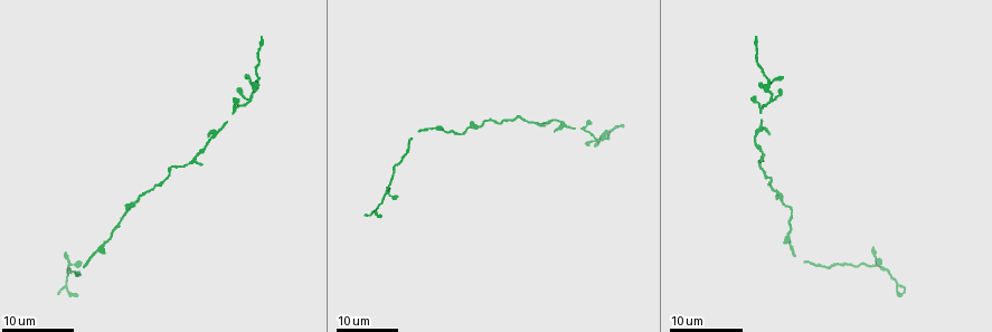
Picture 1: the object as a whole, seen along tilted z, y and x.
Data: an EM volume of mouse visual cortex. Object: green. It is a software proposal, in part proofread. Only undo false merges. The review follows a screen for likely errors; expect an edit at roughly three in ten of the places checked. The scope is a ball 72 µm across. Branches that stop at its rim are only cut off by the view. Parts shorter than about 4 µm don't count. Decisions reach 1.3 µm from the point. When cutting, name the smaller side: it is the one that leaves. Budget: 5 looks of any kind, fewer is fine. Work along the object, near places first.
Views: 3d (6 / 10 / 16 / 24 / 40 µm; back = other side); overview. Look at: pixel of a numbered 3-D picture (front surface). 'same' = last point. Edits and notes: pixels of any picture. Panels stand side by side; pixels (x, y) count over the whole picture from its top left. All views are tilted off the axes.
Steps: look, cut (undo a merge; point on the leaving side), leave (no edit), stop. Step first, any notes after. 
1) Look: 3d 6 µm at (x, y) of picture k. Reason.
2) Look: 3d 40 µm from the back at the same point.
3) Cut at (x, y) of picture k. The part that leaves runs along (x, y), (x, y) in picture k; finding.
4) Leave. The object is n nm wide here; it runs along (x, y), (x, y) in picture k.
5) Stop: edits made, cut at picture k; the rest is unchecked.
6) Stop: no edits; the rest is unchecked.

Look: 3d 16 µm at (538, 126) of picture 1. Two arms in line, one across.

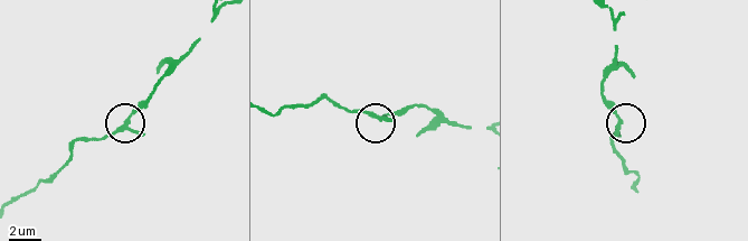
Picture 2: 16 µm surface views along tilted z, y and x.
Look: 3d 6 µm at (375, 116) of picture 2.

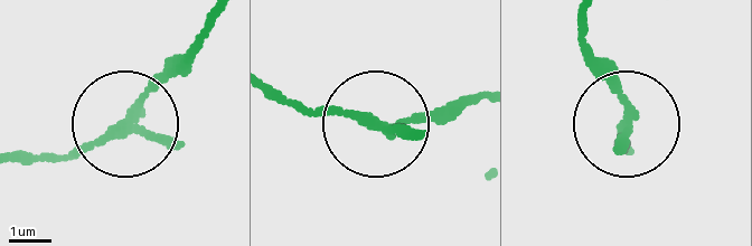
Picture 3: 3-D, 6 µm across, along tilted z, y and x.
Leave. 3 arms meet here; it runs along (27, 157), (73, 155), (114, 135), (213, 26) in picture 3; one cell here.

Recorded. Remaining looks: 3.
Look: 3d 24 µm at (601, 135) of picture 1. Four arms meet.

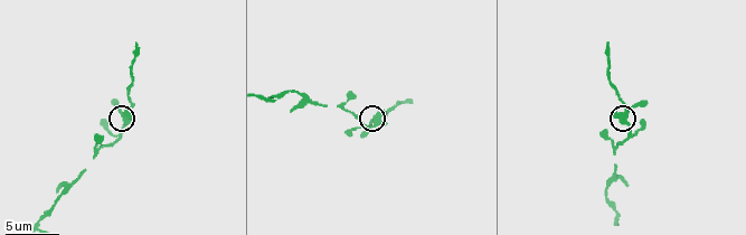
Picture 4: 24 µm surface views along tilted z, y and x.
Look: 3d 6 µm at (625, 116) of picture 4. Zoom in.

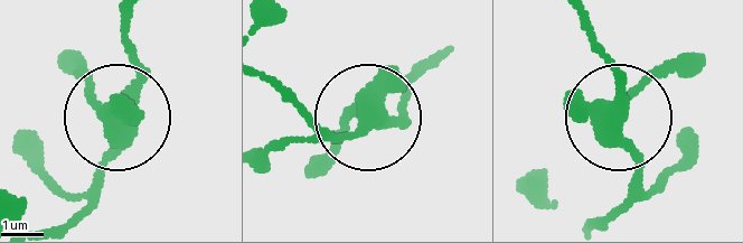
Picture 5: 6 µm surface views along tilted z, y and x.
Leave. It runs along (263, 76), (321, 129), (366, 120), (344, 125), (314, 160) in picture 5; all the same cell.

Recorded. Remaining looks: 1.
Stop: no edits; the rest is unchecked.

